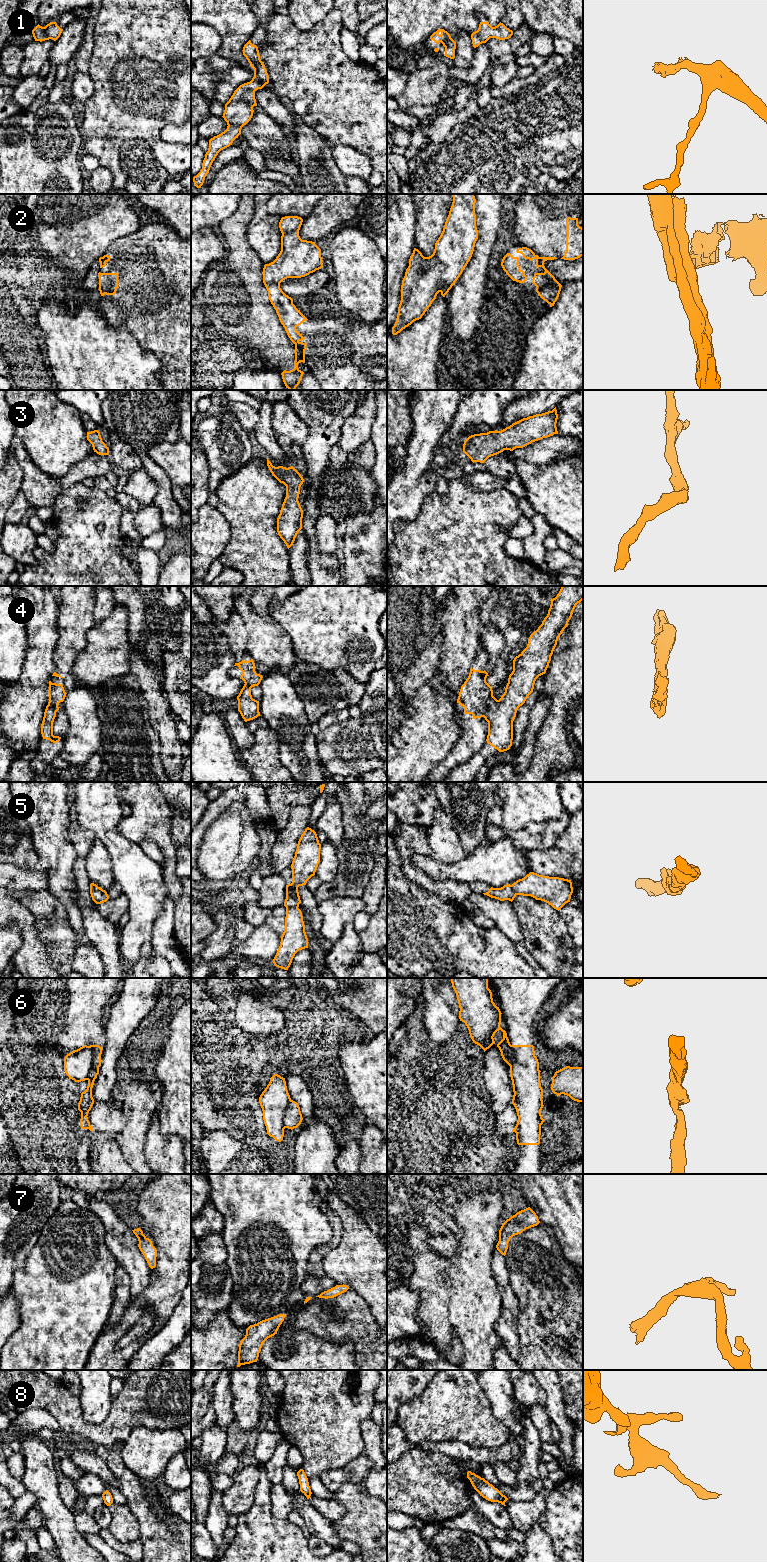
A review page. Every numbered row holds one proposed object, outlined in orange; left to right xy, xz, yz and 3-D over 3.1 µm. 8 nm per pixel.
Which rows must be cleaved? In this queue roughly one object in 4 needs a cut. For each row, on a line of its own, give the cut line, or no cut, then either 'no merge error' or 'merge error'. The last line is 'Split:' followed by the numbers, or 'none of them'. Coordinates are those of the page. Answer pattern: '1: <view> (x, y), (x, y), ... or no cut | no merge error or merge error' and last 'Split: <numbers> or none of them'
1: no cut | no merge error
2: xz (295, 343), (304, 358) | merge error
3: no cut | no merge error
4: yz (492, 695), (487, 702), (487, 708), (482, 716) | merge error
5: no cut | no merge error
6: xy (90, 1046), (93, 1052), (93, 1062), (86, 1079) | merge error
7: no cut | no merge error
8: no cut | no merge error
Split: 2, 4, 6

